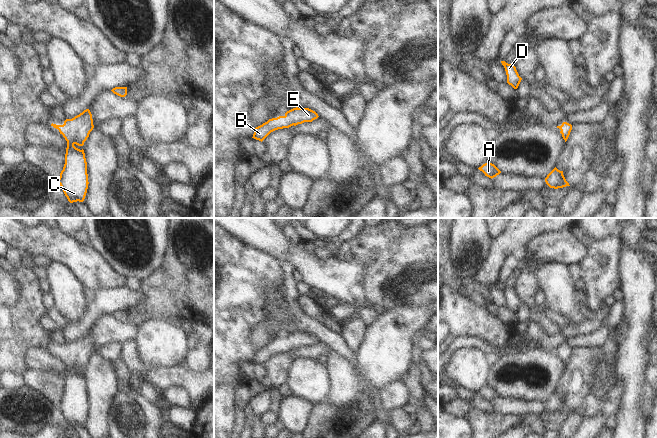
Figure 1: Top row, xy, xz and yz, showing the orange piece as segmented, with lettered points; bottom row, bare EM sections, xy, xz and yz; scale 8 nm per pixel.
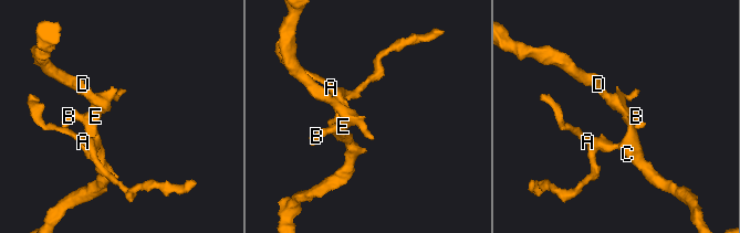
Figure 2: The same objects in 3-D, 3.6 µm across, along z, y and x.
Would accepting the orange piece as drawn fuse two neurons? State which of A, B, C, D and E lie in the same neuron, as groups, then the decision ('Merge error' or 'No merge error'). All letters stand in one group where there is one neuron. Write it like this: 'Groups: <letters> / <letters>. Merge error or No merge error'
Groups: A B C D E. No merge error.

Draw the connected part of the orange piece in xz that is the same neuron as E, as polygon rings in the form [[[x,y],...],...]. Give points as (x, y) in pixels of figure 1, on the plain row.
[[[293,332],[285,337],[284,340],[269,343],[267,346],[255,352],[254,363],[263,365],[271,356],[296,350],[304,346],[312,346],[317,343],[318,338],[309,332]]]

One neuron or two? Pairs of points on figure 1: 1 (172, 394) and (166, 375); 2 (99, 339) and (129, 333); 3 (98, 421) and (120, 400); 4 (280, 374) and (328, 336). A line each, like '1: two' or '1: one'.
1: two
2: one
3: two
4: two

